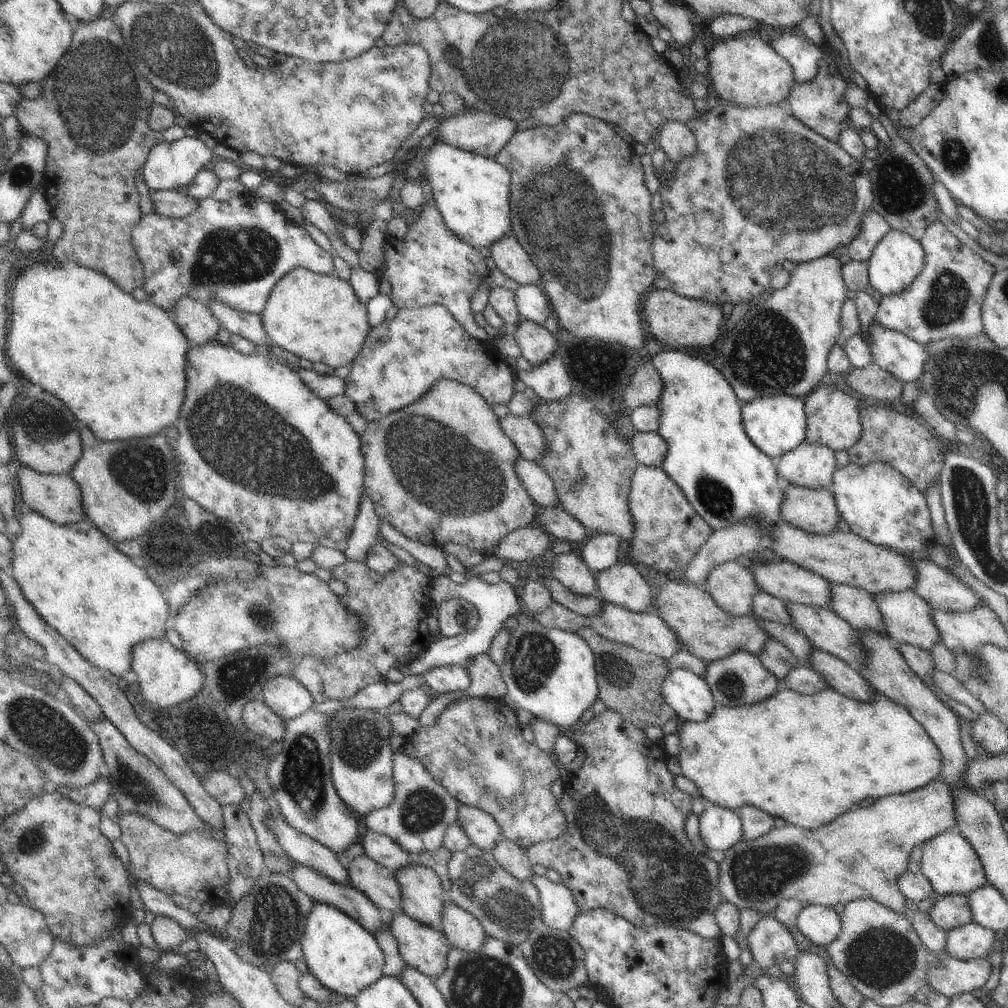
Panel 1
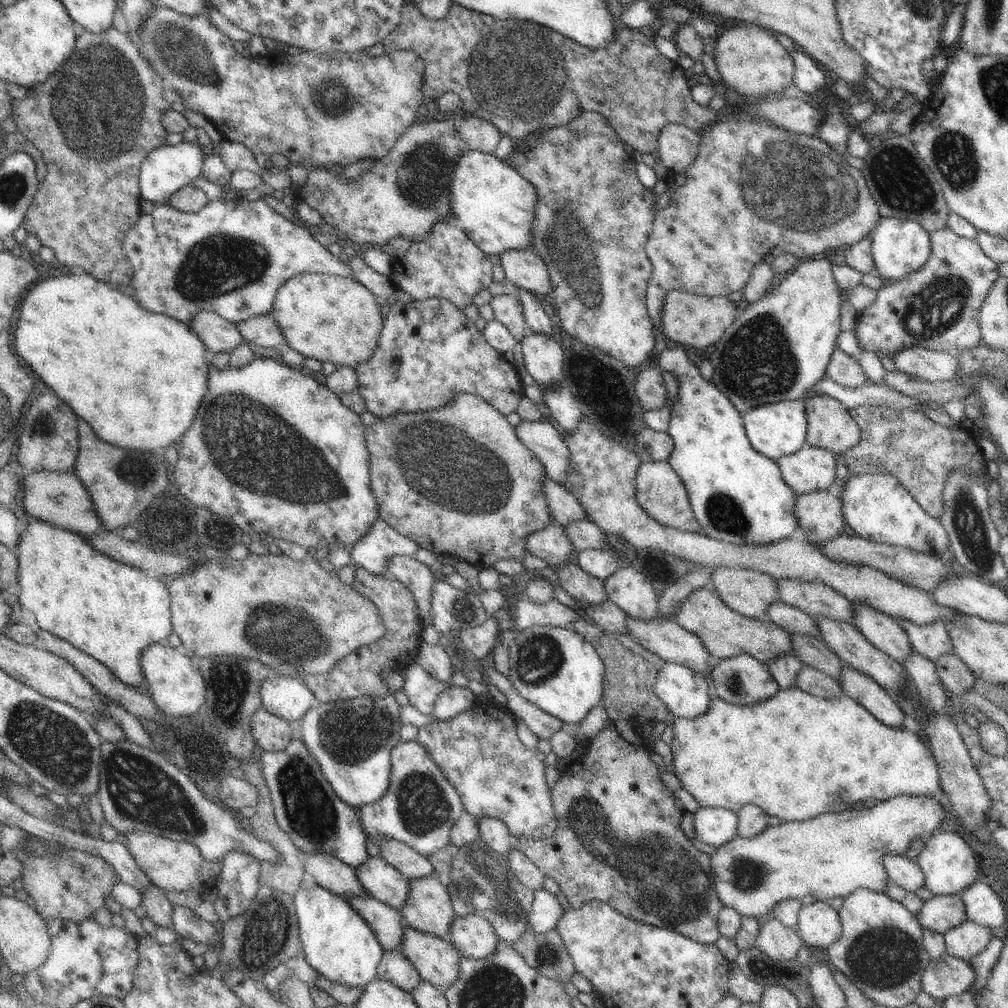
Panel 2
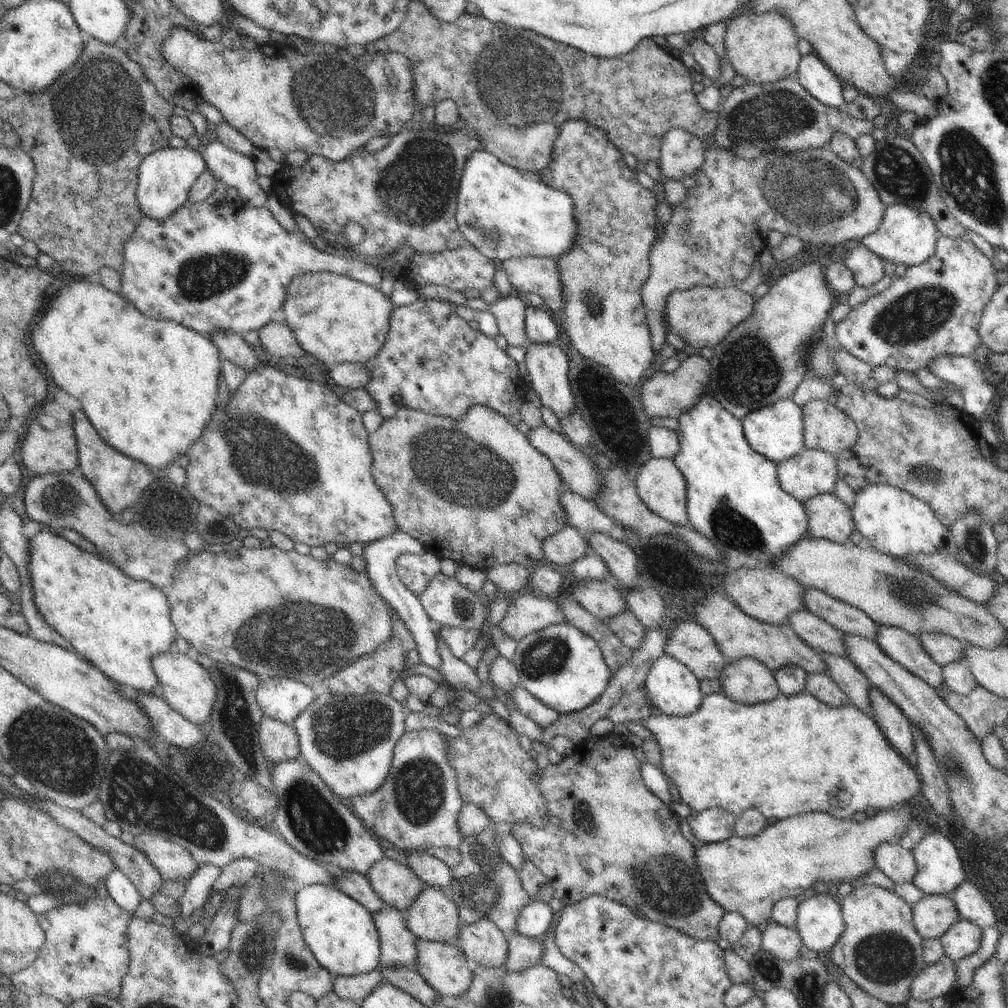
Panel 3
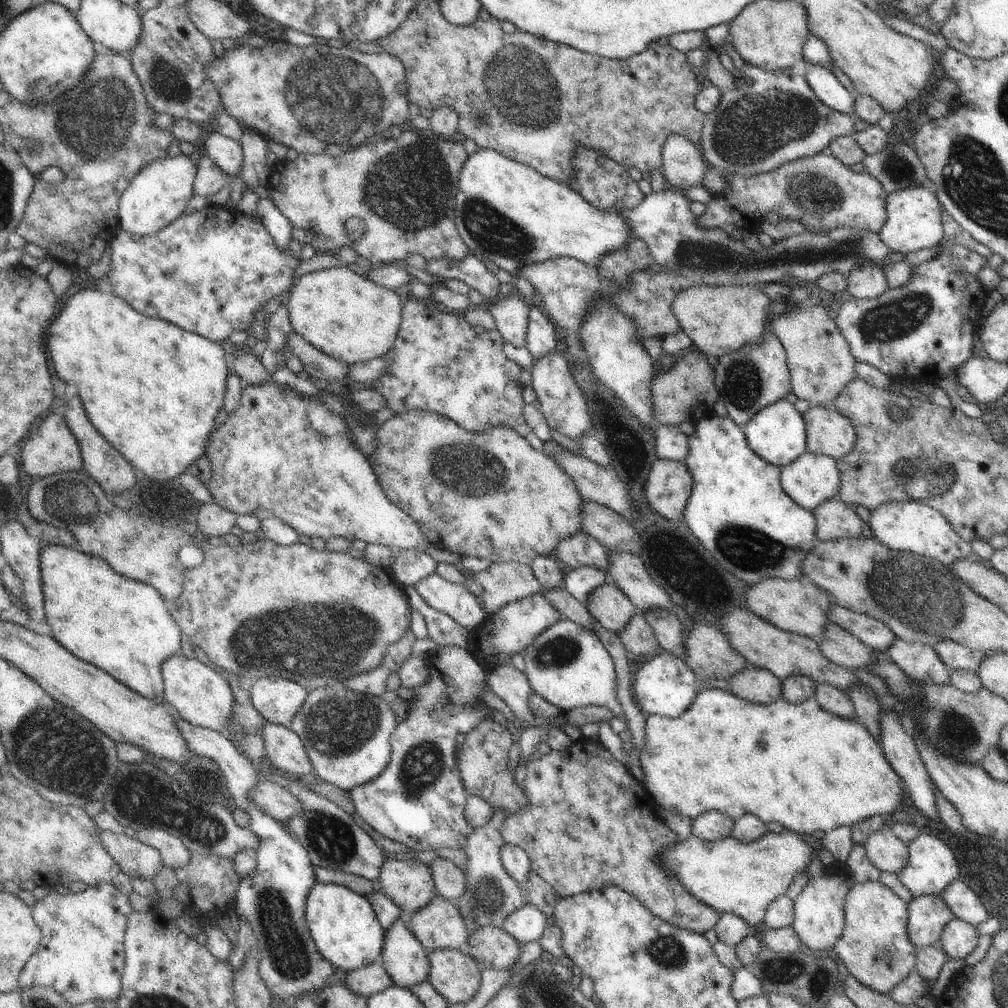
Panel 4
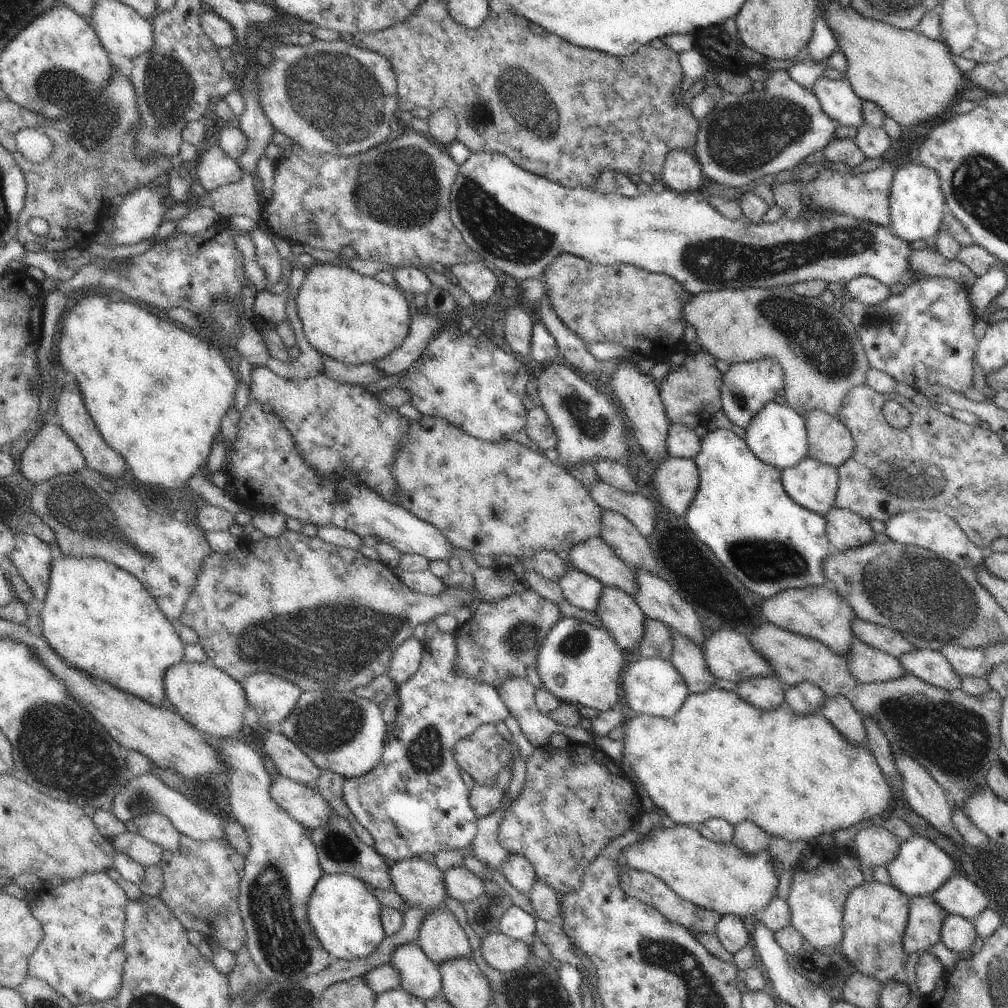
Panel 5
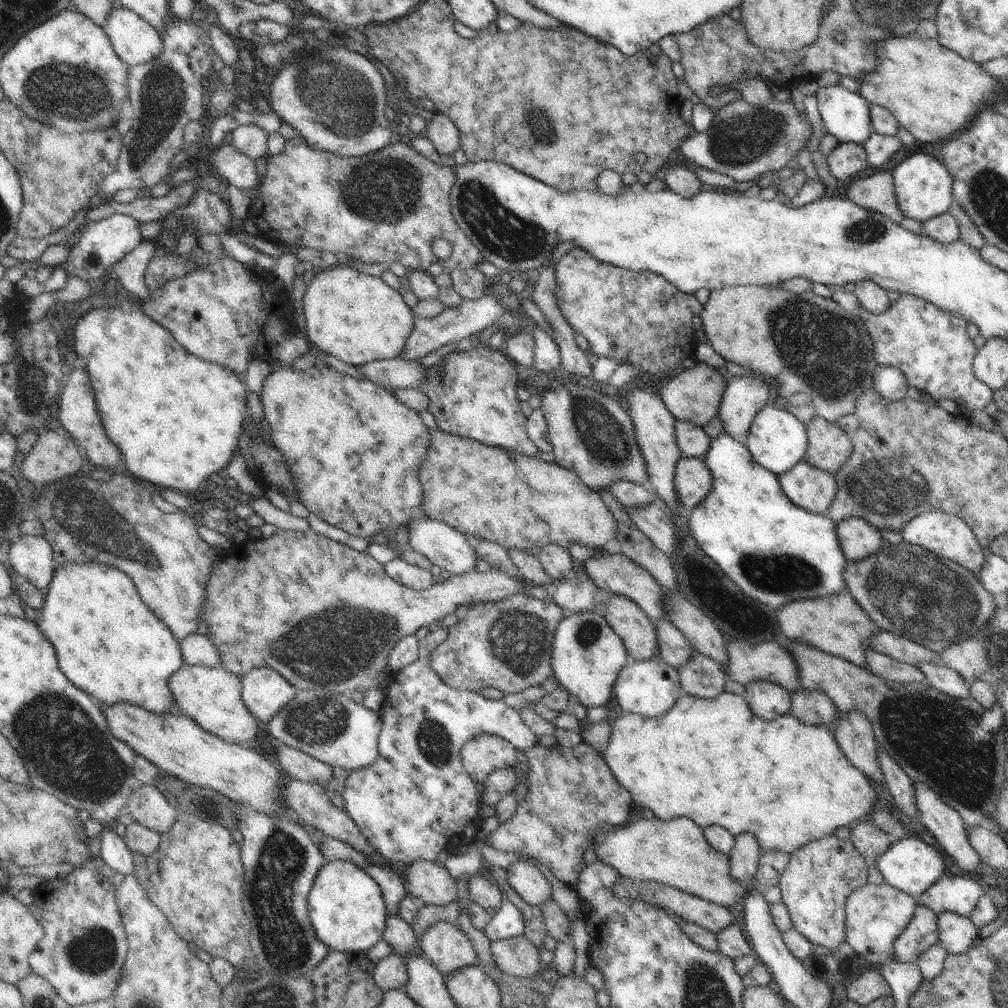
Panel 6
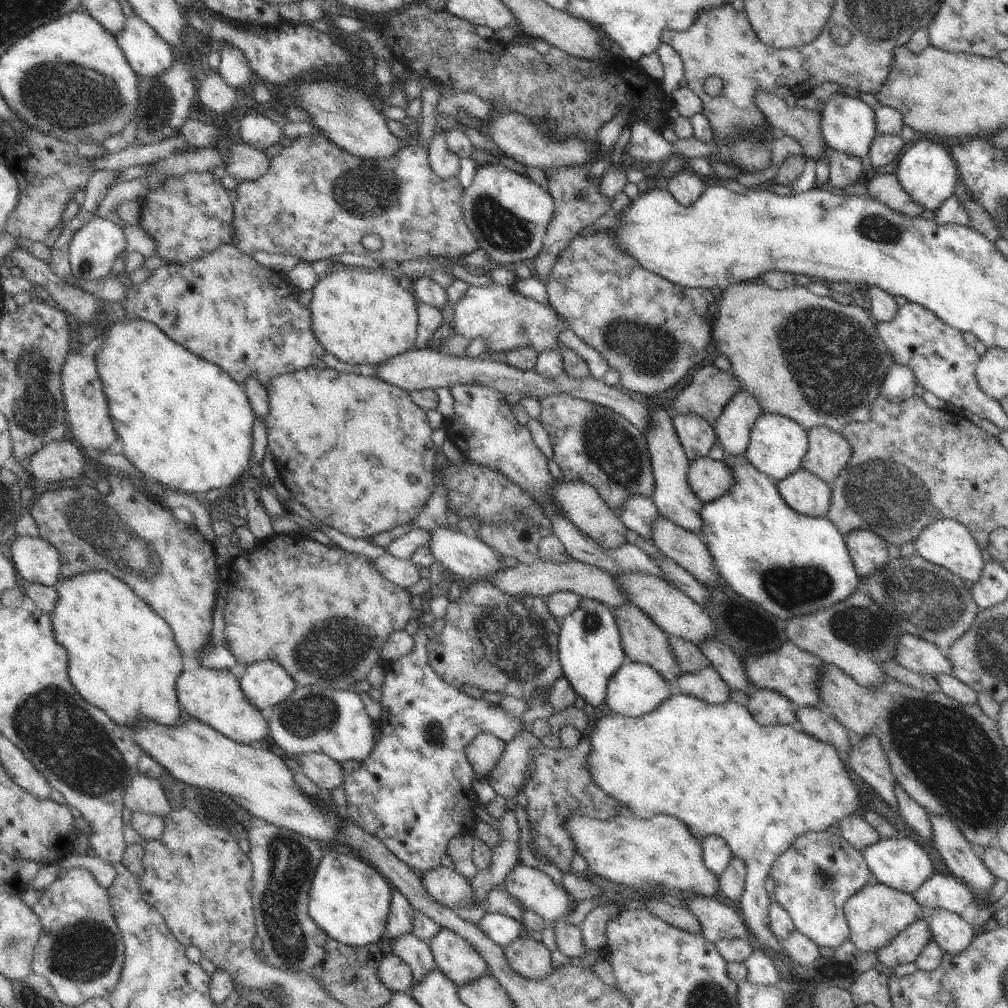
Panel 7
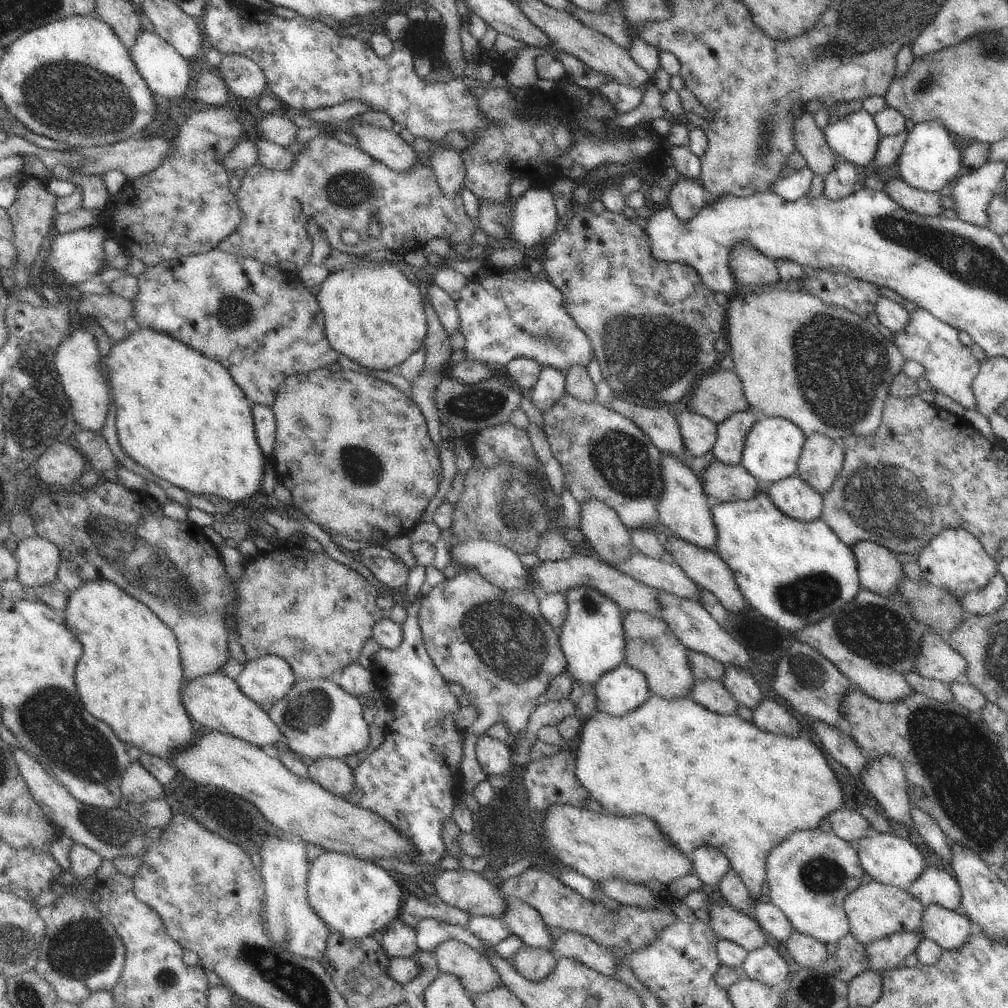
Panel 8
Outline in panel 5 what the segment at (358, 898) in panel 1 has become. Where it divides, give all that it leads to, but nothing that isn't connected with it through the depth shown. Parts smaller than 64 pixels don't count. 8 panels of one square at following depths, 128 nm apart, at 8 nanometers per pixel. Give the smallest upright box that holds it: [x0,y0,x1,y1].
[390,942,441,1003]

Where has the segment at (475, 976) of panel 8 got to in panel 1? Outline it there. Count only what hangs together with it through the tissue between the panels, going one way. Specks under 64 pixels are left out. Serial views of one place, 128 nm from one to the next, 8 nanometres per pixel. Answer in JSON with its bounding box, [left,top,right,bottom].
[396,864,446,931]

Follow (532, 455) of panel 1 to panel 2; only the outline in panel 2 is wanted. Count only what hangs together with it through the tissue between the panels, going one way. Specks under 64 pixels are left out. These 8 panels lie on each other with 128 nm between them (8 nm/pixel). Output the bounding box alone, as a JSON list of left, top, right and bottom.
[515,420,571,485]

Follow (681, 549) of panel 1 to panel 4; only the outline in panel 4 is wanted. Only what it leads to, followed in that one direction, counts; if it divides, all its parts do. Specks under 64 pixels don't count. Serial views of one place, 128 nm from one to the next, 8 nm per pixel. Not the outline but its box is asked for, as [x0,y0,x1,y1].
[644,459,693,520]

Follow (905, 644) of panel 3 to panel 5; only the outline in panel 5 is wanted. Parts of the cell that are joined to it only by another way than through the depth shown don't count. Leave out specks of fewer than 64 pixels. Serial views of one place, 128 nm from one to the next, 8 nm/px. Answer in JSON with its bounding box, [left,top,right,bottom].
[898,648,960,690]

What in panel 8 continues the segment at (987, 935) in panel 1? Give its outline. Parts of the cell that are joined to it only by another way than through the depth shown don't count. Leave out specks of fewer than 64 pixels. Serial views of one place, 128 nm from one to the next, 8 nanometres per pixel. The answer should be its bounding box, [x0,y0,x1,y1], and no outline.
[920,904,974,951]

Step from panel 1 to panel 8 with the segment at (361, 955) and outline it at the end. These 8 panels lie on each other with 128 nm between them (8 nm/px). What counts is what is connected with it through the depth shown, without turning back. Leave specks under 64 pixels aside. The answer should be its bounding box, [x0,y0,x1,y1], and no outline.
[307,851,404,939]

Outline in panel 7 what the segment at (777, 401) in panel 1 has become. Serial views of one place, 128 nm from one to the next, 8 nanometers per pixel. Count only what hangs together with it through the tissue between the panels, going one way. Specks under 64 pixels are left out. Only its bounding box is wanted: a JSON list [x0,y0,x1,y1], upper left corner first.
[744,412,809,482]

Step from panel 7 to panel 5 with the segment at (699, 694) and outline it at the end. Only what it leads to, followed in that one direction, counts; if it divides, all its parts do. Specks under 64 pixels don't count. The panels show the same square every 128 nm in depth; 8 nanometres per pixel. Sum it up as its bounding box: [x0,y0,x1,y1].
[670,631,716,695]

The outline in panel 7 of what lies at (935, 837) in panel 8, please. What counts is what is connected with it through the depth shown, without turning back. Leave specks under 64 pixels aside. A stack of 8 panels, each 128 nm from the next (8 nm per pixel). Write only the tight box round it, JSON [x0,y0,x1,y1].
[894,780,932,844]

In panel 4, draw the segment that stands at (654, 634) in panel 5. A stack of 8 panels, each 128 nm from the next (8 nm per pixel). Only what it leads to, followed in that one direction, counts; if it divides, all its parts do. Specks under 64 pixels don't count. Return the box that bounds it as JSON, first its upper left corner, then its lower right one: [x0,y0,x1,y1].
[617,612,661,657]

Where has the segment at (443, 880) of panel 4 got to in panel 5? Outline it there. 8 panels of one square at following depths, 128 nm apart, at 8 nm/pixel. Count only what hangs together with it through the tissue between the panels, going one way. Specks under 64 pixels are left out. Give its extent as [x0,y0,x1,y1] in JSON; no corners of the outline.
[443,865,487,902]

